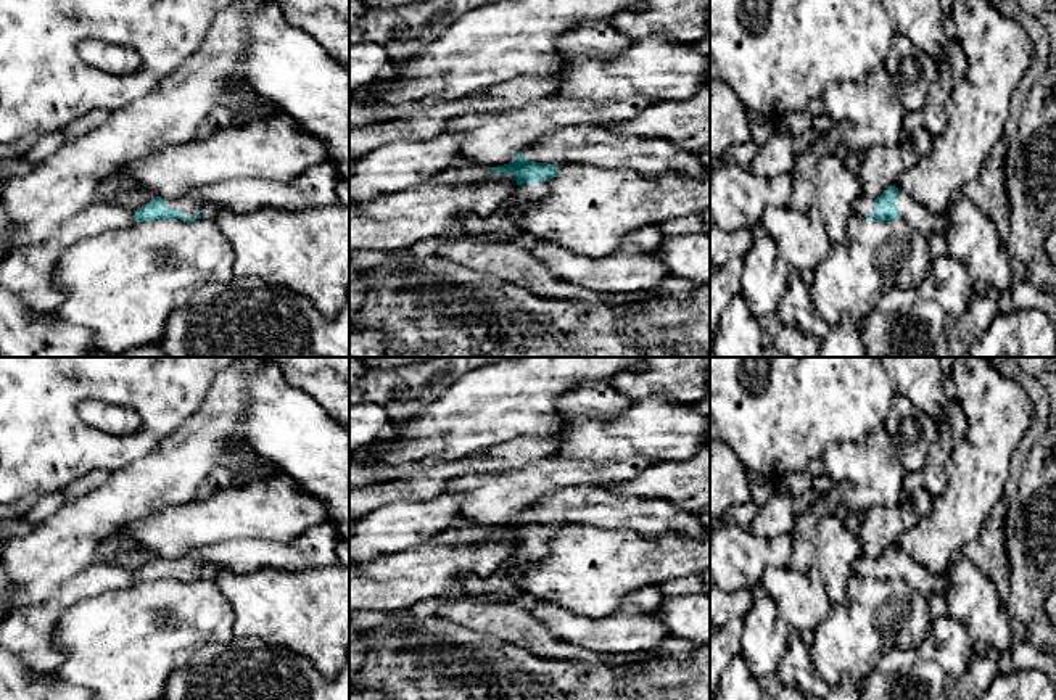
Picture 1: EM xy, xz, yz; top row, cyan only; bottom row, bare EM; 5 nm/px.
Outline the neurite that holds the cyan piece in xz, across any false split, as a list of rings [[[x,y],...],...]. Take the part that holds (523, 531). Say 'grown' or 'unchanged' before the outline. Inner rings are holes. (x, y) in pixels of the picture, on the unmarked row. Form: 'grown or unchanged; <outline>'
grown; [[[608,488],[565,489],[520,512],[509,525],[491,529],[489,534],[512,534],[518,547],[493,574],[462,576],[464,597],[514,602],[522,592],[514,586],[510,571],[520,565],[541,563],[549,554],[549,541],[571,525],[628,528],[649,539],[666,533],[707,537],[707,526],[697,515],[671,502],[625,496]]]

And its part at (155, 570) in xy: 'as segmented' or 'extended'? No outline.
extended

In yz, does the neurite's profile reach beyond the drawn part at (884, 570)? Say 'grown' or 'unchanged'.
grown

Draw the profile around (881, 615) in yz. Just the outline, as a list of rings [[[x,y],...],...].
[[[853,574],[848,602],[832,603],[813,631],[810,660],[829,684],[852,679],[860,689],[892,649],[914,649],[930,631],[926,595],[903,579]]]

